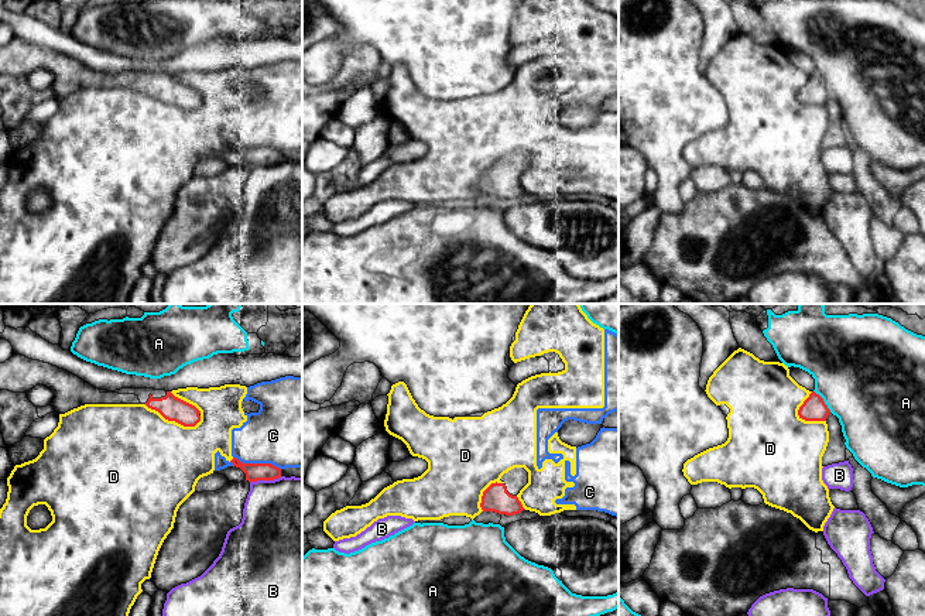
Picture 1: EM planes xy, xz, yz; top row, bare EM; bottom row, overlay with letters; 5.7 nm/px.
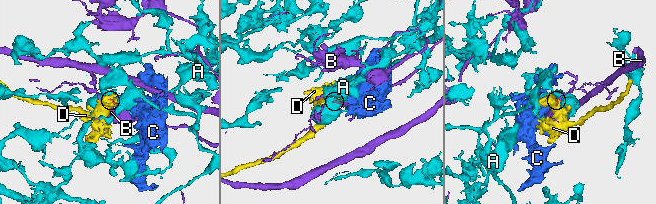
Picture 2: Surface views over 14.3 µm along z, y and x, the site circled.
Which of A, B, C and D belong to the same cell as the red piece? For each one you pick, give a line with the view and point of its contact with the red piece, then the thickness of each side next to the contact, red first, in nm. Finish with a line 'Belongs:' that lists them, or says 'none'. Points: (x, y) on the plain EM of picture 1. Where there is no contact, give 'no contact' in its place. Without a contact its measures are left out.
Belongs: none

